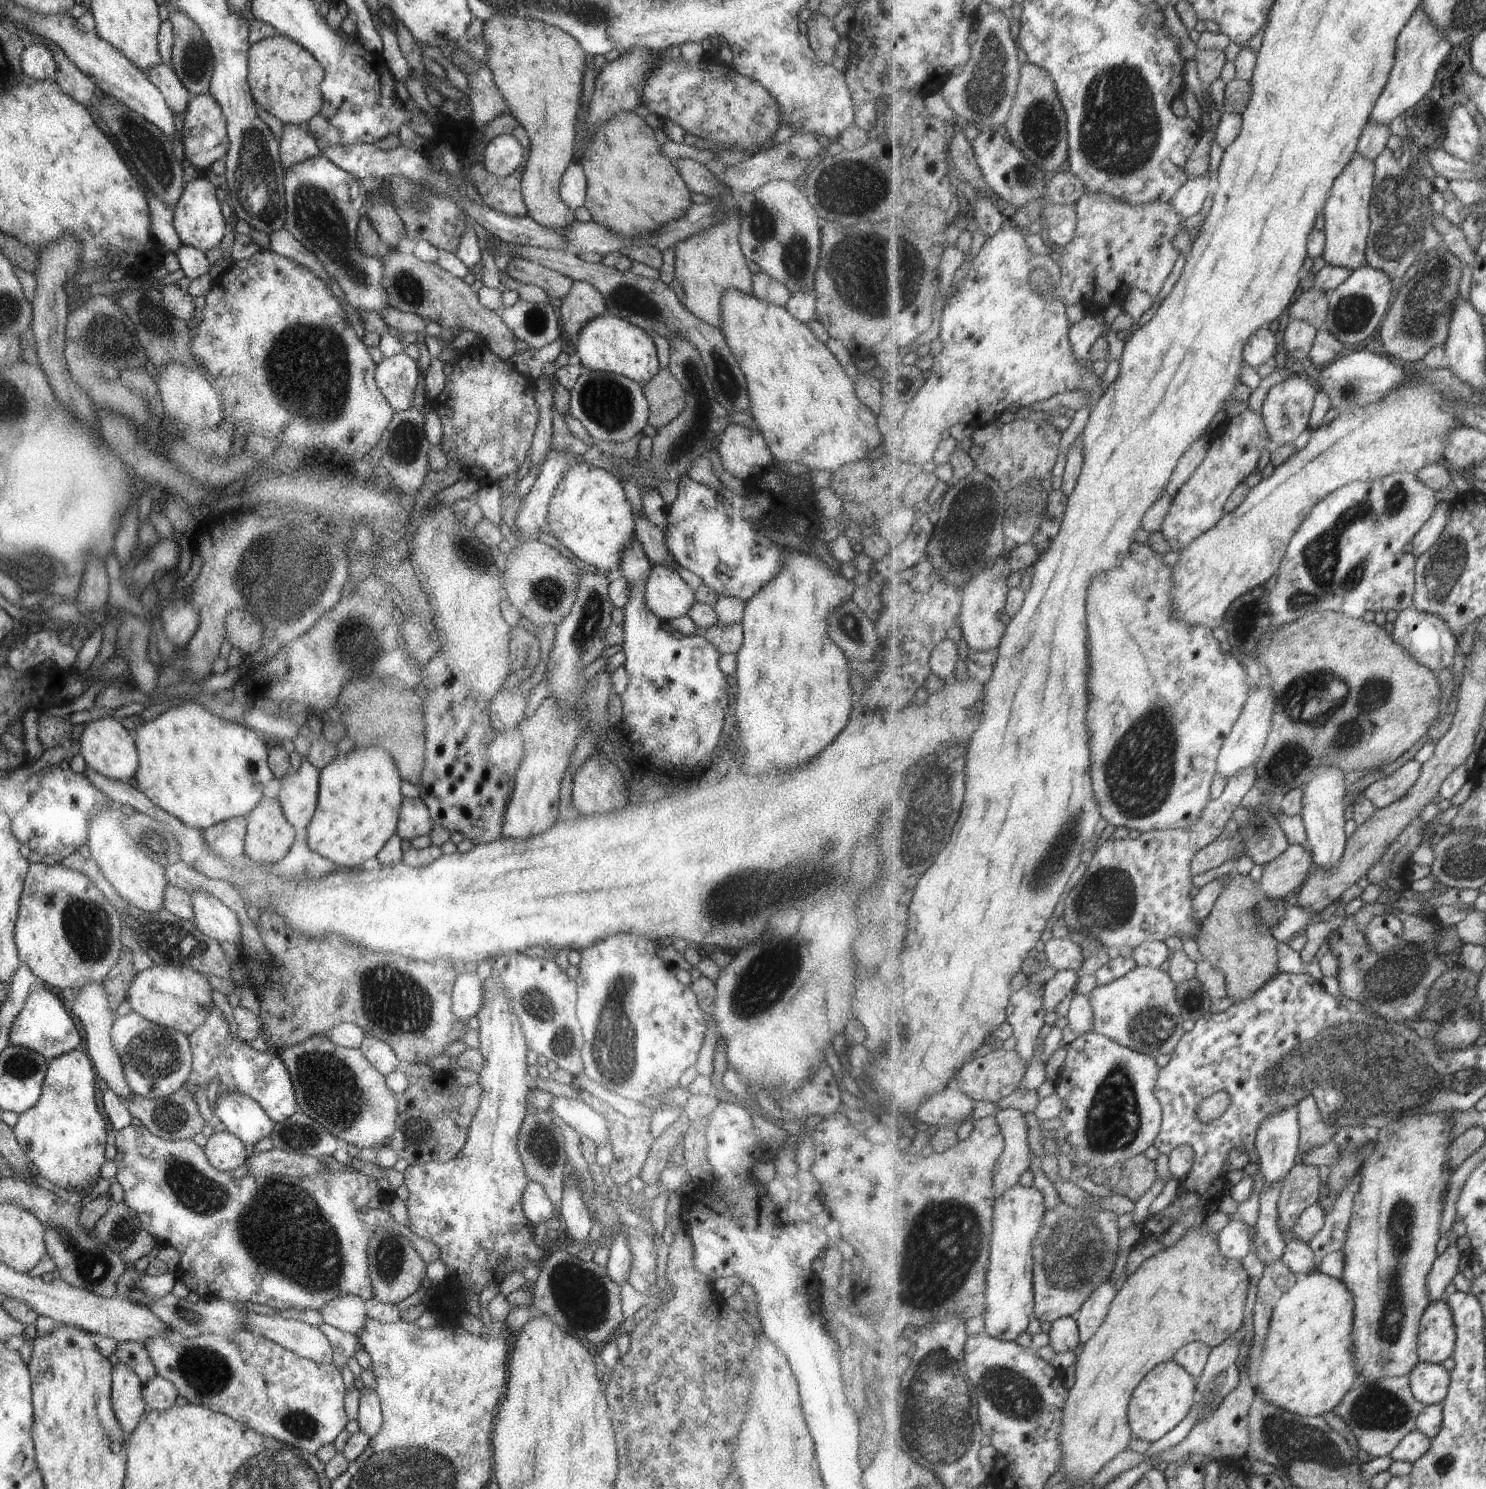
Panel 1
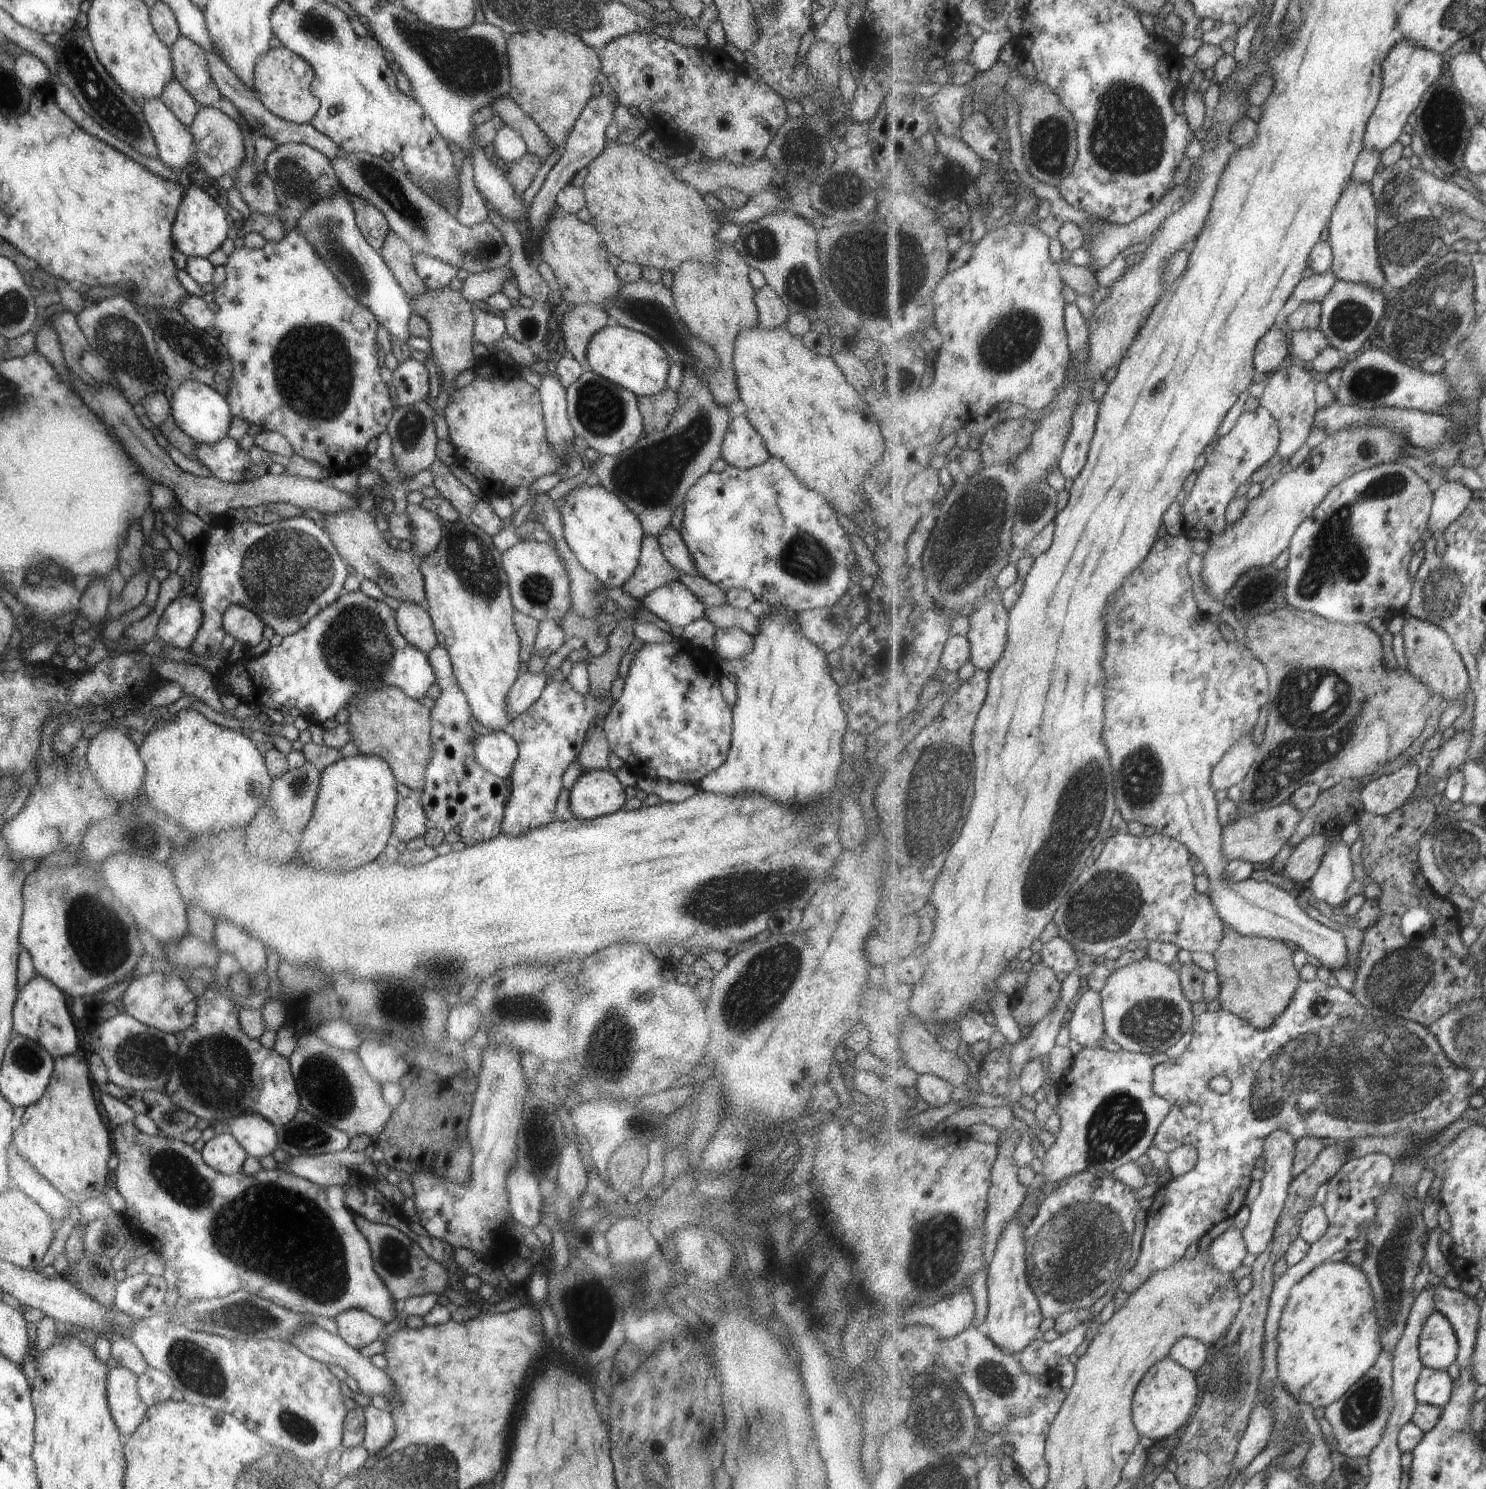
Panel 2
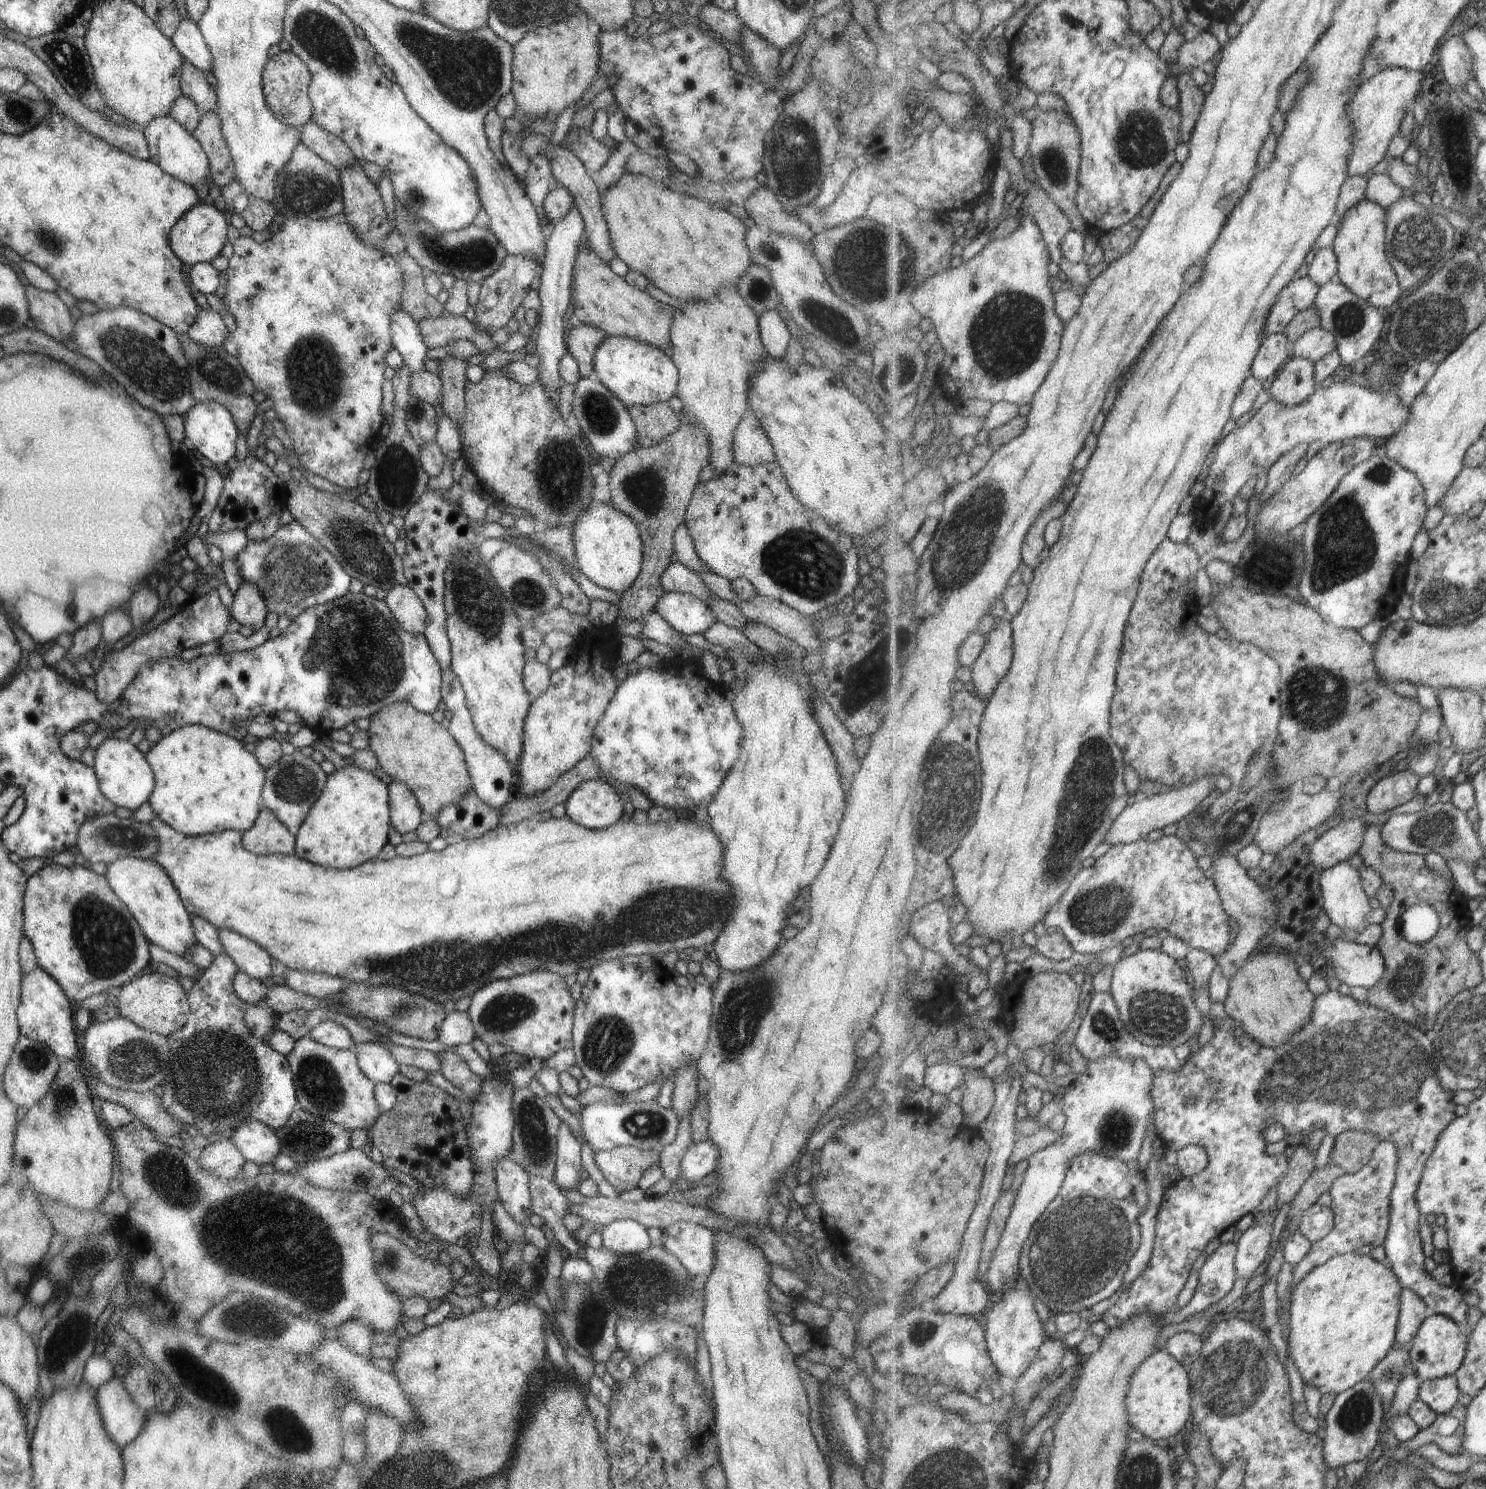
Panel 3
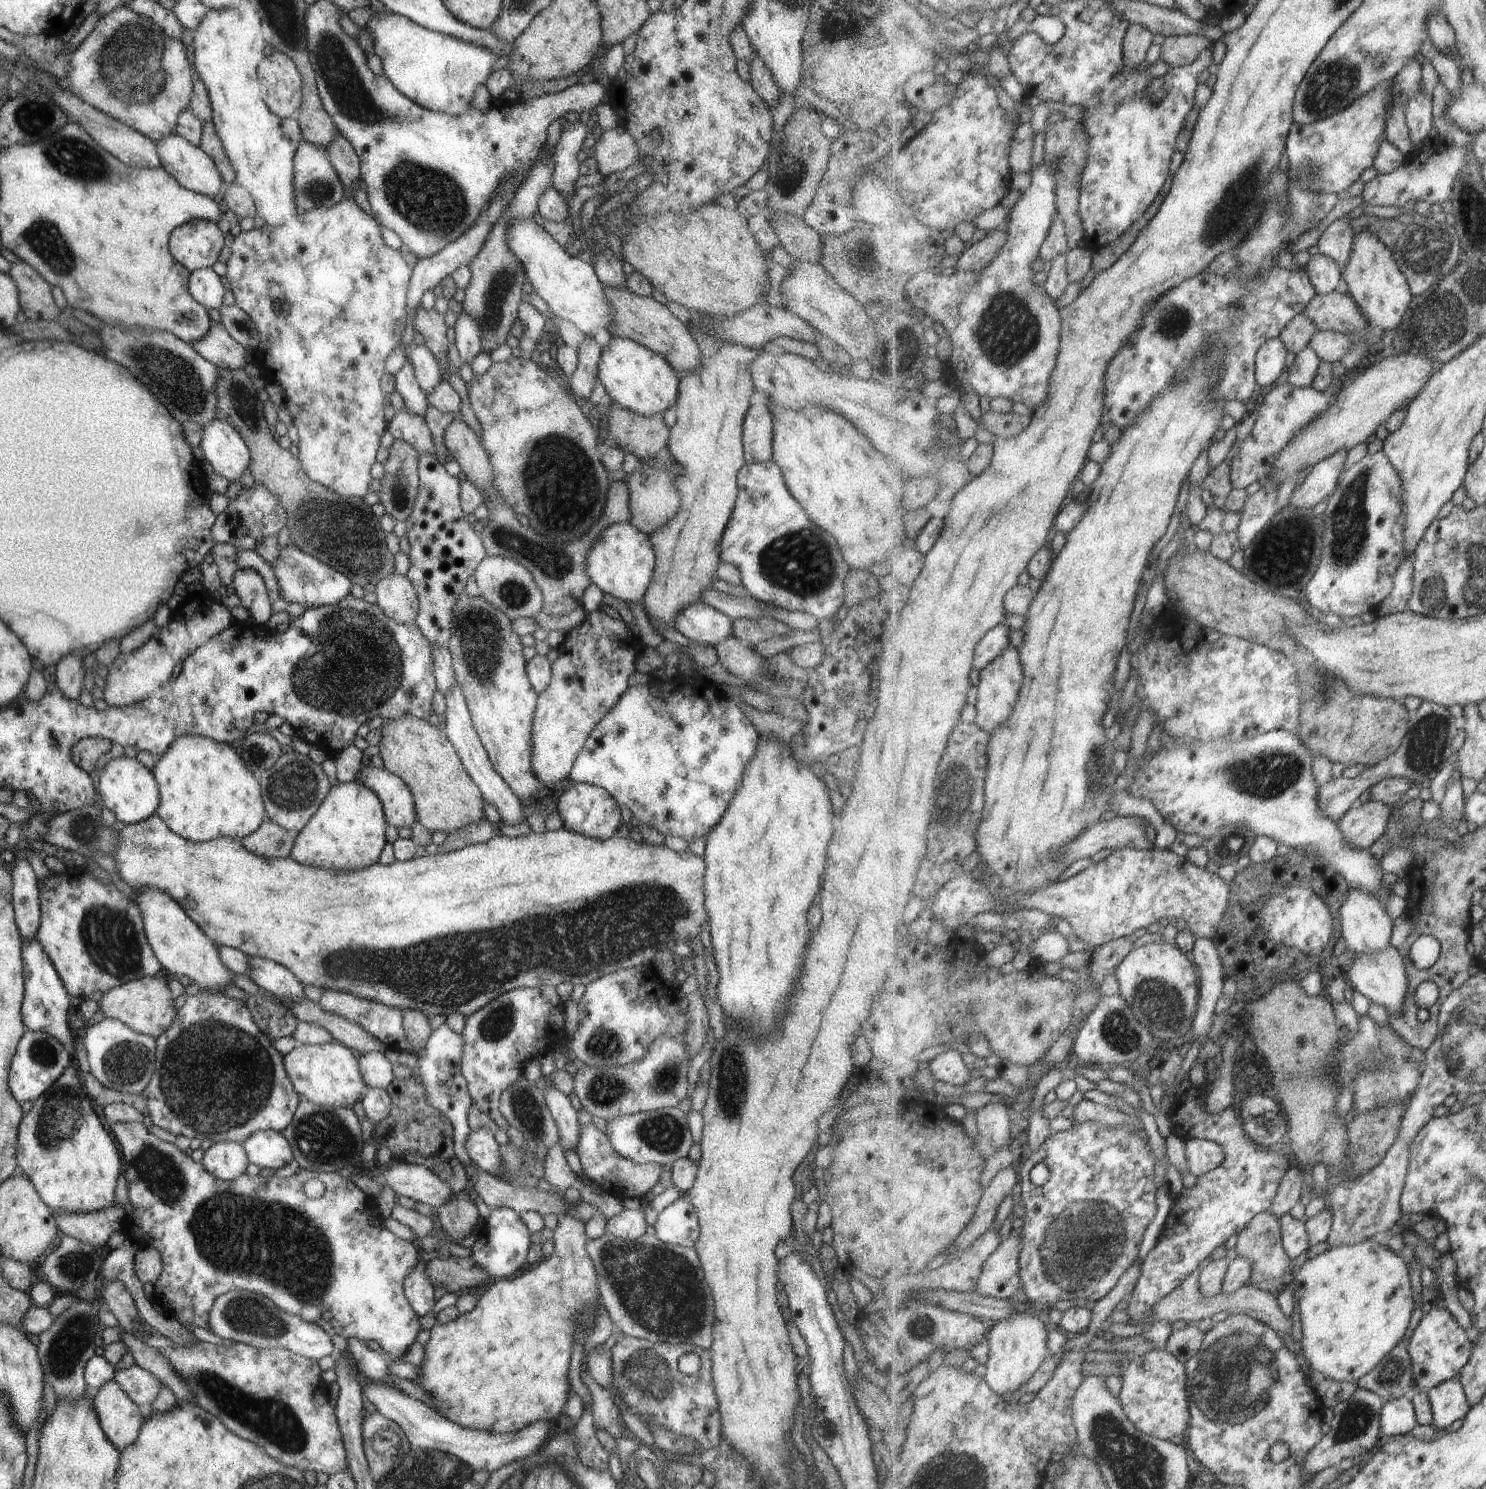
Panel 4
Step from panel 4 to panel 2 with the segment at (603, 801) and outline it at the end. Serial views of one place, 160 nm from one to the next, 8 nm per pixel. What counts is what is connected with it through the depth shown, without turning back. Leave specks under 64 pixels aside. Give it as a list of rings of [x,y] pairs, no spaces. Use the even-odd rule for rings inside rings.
[[[587,769],[569,791],[569,807],[580,820],[619,811],[626,802],[624,788],[609,769]]]

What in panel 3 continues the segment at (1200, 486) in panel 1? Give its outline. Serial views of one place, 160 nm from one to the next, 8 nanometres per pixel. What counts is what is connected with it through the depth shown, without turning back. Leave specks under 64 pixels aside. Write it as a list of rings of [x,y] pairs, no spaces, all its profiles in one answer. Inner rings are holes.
[[[1349,382],[1326,383],[1318,386],[1313,396],[1297,406],[1287,406],[1275,400],[1270,393],[1269,401],[1249,422],[1237,427],[1218,444],[1217,453],[1203,482],[1205,489],[1193,501],[1194,525],[1213,529],[1223,504],[1231,502],[1253,476],[1267,476],[1271,468],[1299,444],[1320,442],[1331,445],[1360,437],[1388,440],[1407,426],[1409,418],[1411,410],[1403,406],[1395,389],[1381,394]]]

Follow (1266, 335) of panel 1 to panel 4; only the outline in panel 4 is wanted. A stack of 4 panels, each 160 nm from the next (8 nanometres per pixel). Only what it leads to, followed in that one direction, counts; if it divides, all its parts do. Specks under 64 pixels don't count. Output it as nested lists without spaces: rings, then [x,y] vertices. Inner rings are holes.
[[[1280,337],[1268,340],[1256,356],[1256,379],[1259,386],[1272,386],[1283,376],[1287,347]]]

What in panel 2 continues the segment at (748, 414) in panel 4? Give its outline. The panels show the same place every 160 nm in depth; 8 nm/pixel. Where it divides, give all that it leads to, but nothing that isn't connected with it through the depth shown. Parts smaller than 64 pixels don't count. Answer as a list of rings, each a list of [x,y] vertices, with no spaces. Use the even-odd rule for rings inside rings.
[[[744,415],[732,417],[724,433],[721,454],[726,464],[747,469],[766,462],[770,455],[761,436],[751,427]]]

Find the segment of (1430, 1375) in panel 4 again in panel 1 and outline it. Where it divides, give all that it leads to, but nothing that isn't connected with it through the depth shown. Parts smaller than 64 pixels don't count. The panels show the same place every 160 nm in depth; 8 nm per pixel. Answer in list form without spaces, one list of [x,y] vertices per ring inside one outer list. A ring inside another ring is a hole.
[[[1432,1302],[1423,1316],[1419,1332],[1420,1362],[1442,1364],[1454,1356],[1457,1336],[1449,1302]]]

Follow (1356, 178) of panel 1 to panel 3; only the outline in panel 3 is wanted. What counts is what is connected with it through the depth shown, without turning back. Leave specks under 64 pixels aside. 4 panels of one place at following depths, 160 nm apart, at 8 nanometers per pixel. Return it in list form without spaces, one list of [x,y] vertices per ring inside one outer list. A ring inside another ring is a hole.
[[[1361,200],[1355,208],[1351,208],[1343,222],[1337,224],[1337,234],[1332,245],[1339,264],[1341,282],[1356,296],[1363,298],[1377,310],[1386,314],[1393,308],[1404,291],[1387,257],[1387,238],[1385,238],[1385,209],[1371,200]]]

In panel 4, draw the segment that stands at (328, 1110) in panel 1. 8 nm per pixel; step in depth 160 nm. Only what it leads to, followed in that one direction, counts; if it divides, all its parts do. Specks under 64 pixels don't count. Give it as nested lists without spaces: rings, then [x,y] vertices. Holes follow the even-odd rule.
[[[337,1043],[302,1044],[292,1048],[284,1057],[284,1067],[299,1098],[313,1104],[352,1107],[367,1089],[358,1071],[357,1054]]]

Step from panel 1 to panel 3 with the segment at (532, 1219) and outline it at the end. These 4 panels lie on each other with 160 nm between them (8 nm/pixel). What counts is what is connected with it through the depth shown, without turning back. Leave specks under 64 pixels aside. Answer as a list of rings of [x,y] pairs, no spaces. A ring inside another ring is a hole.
[[[499,1158],[493,1166],[493,1178],[498,1198],[512,1220],[523,1220],[531,1214],[529,1209],[528,1175],[511,1158]]]

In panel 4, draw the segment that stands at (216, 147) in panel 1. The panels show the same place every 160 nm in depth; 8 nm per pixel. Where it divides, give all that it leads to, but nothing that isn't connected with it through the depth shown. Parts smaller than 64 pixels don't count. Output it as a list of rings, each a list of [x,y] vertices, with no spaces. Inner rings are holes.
[[[210,120],[202,123],[202,133],[198,147],[215,163],[224,186],[233,183],[234,172],[232,166],[229,164],[227,156],[224,155],[224,150],[217,136],[214,124]]]

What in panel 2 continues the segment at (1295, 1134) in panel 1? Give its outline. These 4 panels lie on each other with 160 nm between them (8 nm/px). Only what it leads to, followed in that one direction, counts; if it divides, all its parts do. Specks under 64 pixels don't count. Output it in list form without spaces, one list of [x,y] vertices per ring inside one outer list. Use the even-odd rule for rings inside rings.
[[[1287,1129],[1273,1132],[1265,1140],[1263,1154],[1265,1165],[1263,1167],[1264,1177],[1261,1179],[1261,1191],[1250,1206],[1250,1219],[1243,1230],[1247,1250],[1255,1257],[1263,1255],[1269,1248],[1269,1244],[1273,1242],[1277,1222],[1284,1212],[1283,1208],[1287,1202],[1288,1191],[1294,1180],[1291,1170],[1293,1170],[1293,1160],[1295,1160],[1295,1152],[1297,1152],[1296,1140],[1297,1138],[1291,1136],[1291,1132],[1287,1132]]]

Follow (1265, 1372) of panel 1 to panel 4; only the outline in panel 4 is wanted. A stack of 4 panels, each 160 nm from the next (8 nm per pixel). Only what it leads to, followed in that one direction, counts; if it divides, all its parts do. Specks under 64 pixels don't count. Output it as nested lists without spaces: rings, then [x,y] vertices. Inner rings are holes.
[[[1377,1238],[1356,1245],[1329,1249],[1299,1263],[1293,1273],[1303,1337],[1298,1349],[1310,1366],[1331,1380],[1358,1382],[1369,1374],[1403,1340],[1415,1308],[1411,1268],[1398,1252],[1379,1244]]]

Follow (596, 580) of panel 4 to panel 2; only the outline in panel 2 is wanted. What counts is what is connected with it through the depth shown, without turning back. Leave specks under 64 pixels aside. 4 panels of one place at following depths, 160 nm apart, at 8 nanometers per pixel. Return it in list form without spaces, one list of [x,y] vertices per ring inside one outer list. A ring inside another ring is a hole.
[[[600,483],[595,486],[570,486],[558,508],[561,516],[561,531],[568,549],[573,552],[579,565],[593,574],[607,589],[620,588],[635,572],[644,538],[635,514]]]

